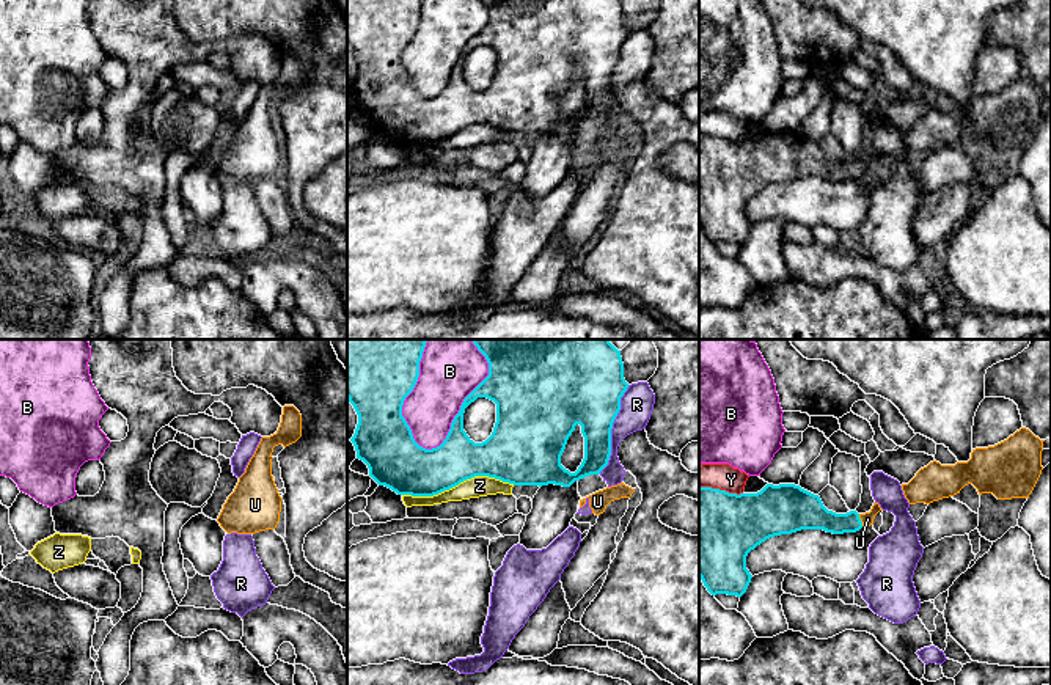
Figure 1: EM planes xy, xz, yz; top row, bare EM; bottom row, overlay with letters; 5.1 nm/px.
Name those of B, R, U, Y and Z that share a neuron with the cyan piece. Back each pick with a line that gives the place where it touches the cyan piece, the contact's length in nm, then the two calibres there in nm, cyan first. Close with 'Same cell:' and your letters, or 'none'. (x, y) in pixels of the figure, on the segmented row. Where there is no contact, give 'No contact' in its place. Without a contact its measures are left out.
U: Touches cyan at yz (860, 520). Shared border 80 nm. Thickness 150 nm (cyan) against 60 nm
Same cell: U

